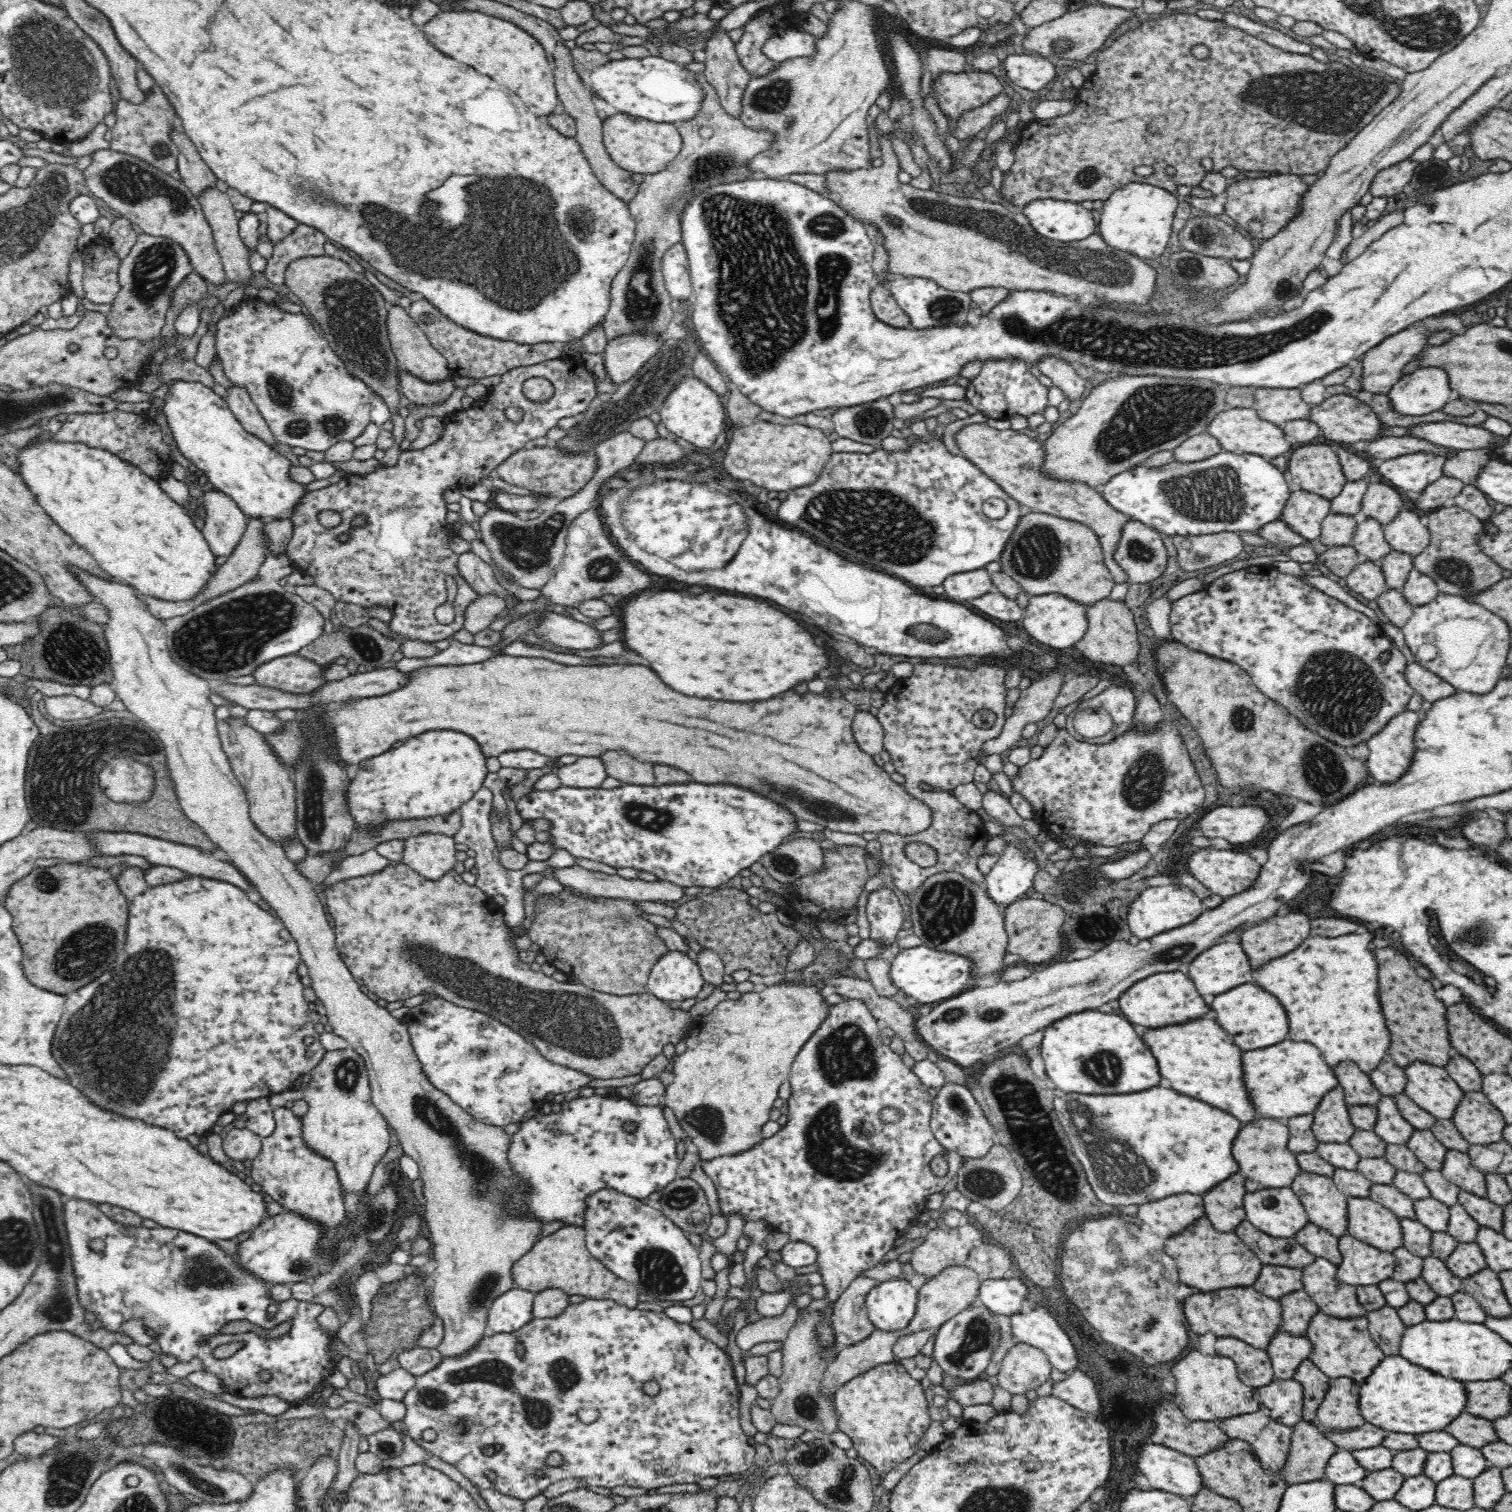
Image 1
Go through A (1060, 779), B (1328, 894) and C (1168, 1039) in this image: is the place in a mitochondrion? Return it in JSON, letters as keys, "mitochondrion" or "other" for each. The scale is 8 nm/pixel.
{"A":"other","B":"other","C":"other"}

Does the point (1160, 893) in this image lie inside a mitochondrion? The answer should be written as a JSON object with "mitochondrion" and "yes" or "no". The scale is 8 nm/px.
{"mitochondrion":"no"}

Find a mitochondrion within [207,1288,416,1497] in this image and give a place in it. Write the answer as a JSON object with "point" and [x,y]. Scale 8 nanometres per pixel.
{"point":[386,1448]}

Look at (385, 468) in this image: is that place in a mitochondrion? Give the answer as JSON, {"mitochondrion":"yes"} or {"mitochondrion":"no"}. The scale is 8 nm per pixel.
{"mitochondrion":"no"}

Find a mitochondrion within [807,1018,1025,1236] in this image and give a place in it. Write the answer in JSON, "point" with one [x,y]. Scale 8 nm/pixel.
{"point":[847,1054]}

